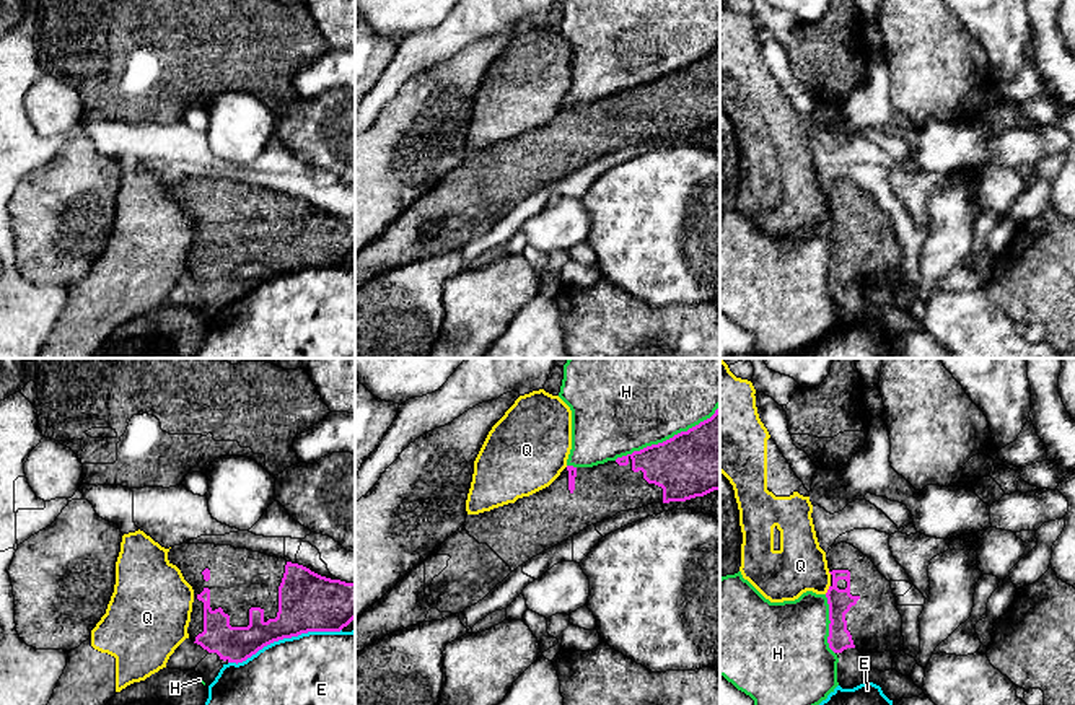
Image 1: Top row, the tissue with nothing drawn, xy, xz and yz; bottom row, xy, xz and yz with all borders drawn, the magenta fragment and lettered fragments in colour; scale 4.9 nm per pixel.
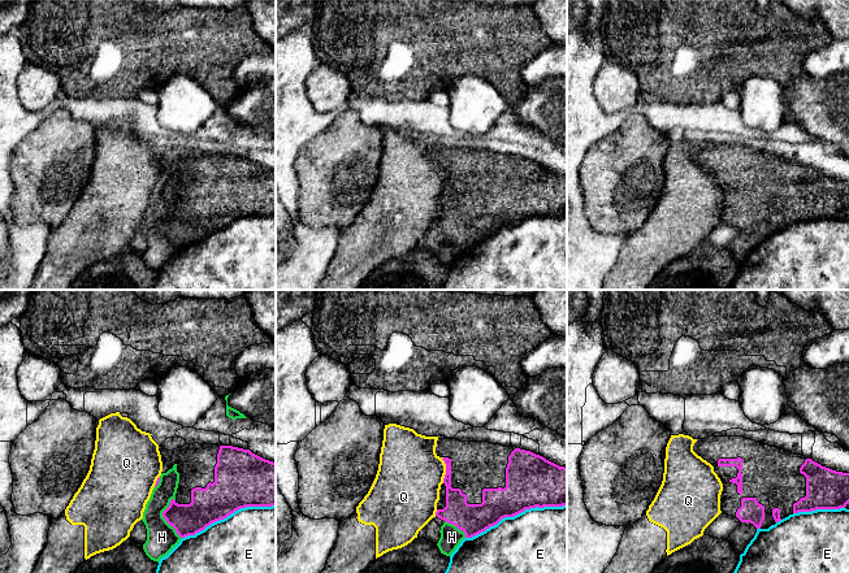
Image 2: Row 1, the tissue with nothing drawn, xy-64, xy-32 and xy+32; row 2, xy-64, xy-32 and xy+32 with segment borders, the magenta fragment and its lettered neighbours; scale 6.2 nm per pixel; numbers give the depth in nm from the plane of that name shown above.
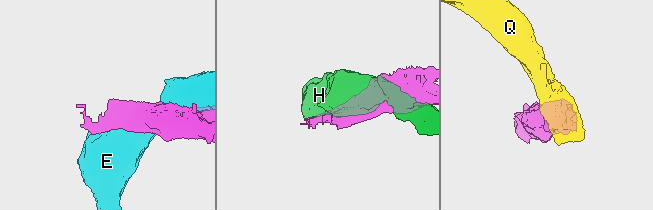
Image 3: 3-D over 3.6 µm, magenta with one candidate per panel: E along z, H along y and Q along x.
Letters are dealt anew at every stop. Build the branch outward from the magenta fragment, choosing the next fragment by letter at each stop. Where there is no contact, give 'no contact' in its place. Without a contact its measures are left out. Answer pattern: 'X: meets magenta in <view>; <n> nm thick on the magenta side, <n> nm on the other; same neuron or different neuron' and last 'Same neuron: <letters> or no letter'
E: meets magenta in xy; 280 nm thick on the magenta side, 480 nm on the other; different neuron
H: meets magenta in xz; 360 nm thick on the magenta side, 420 nm on the other; different neuron
Q: meets magenta in yz; 120 nm thick on the magenta side, 260 nm on the other; different neuron
Same neuron: no letter

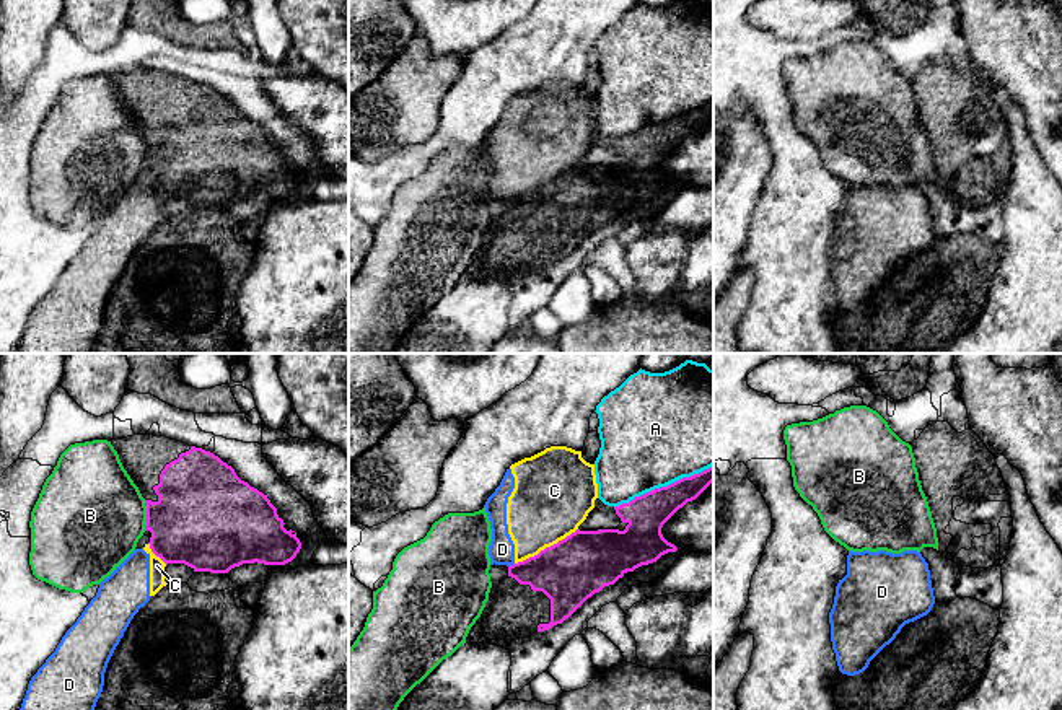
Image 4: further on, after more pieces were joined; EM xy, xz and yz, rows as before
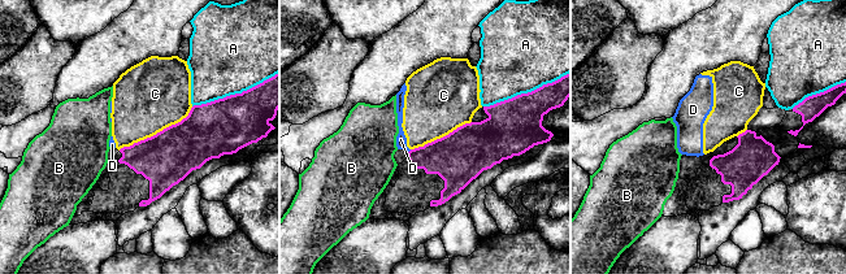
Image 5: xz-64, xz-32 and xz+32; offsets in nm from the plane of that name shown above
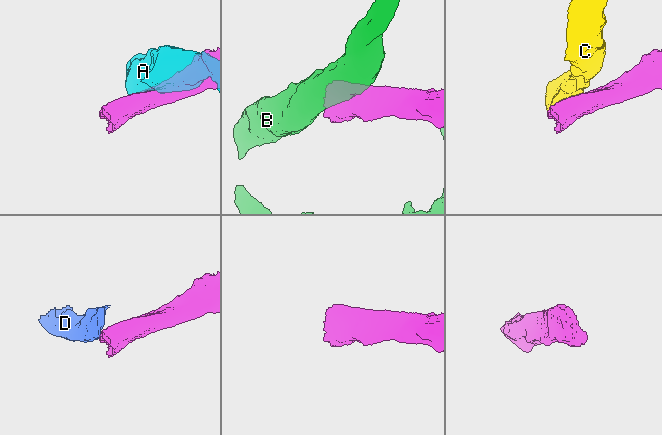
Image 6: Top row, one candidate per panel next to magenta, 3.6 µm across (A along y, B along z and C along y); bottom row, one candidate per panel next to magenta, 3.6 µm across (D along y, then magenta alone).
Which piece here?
A: meets magenta in xz; 190 nm thick on the magenta side, 480 nm on the other; different neuron
B: meets magenta in xy; 440 nm thick on the magenta side, 480 nm on the other; different neuron
C: meets magenta in xz; 320 nm thick on the magenta side, 380 nm on the other; different neuron
D: meets magenta in xz; 260 nm thick on the magenta side, 130 nm on the other; different neuron
Same neuron: no letter

